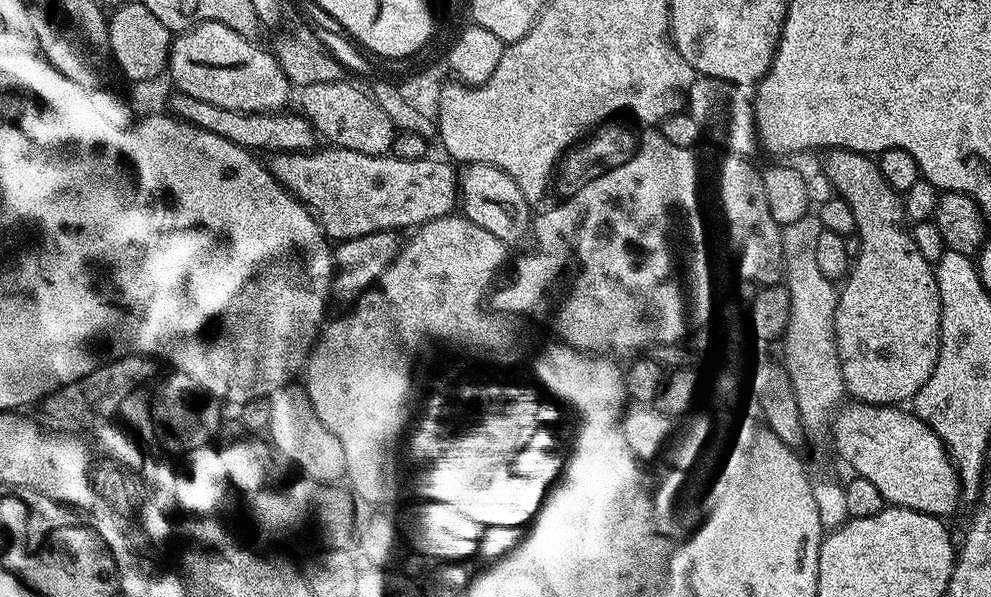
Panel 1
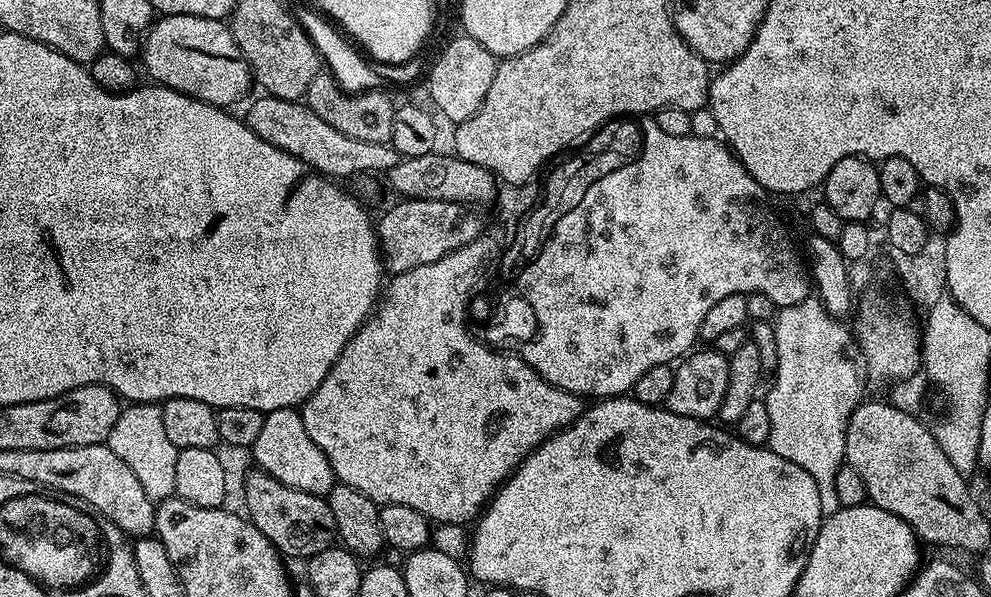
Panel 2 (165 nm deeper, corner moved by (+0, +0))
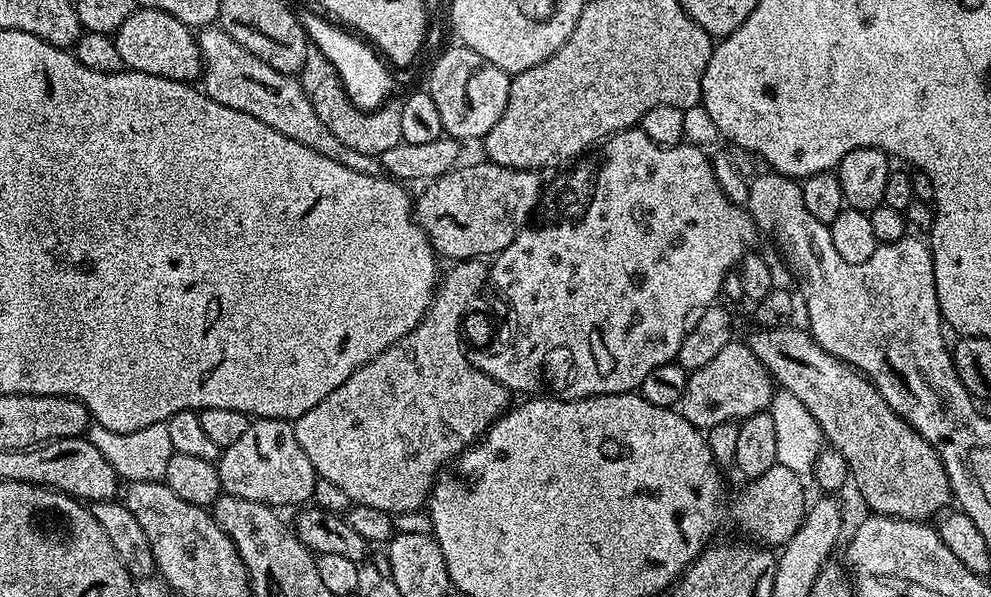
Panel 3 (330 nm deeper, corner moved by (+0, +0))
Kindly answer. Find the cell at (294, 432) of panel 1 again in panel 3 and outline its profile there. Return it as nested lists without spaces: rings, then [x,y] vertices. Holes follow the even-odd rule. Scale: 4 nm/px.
[[[253,419],[246,434],[242,434],[242,438],[234,442],[234,446],[221,451],[218,467],[220,486],[227,495],[266,504],[277,510],[285,510],[284,508],[290,507],[291,504],[307,505],[312,500],[318,479],[314,466],[310,466],[310,458],[306,458],[306,450],[298,446],[298,438],[294,434],[292,424],[286,420]]]

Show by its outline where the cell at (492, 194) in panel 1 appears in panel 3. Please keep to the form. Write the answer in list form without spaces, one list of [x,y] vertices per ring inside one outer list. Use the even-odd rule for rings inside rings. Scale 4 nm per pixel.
[[[219,26],[203,29],[198,39],[202,61],[202,90],[214,98],[214,102],[222,102],[222,106],[230,106],[230,110],[242,110],[242,114],[250,114],[250,118],[258,118],[258,122],[266,122],[270,130],[278,130],[278,134],[286,134],[286,138],[302,142],[302,146],[330,158],[330,162],[338,162],[338,166],[346,166],[346,170],[358,170],[358,174],[371,176],[385,175],[377,157],[350,150],[346,142],[338,142],[338,138],[334,138],[322,118],[314,114],[311,95],[305,92],[295,75],[287,76],[274,70],[274,66],[266,66],[262,58],[254,58],[250,50],[238,46],[238,42],[234,42],[234,38],[230,38],[230,34],[226,34]]]

